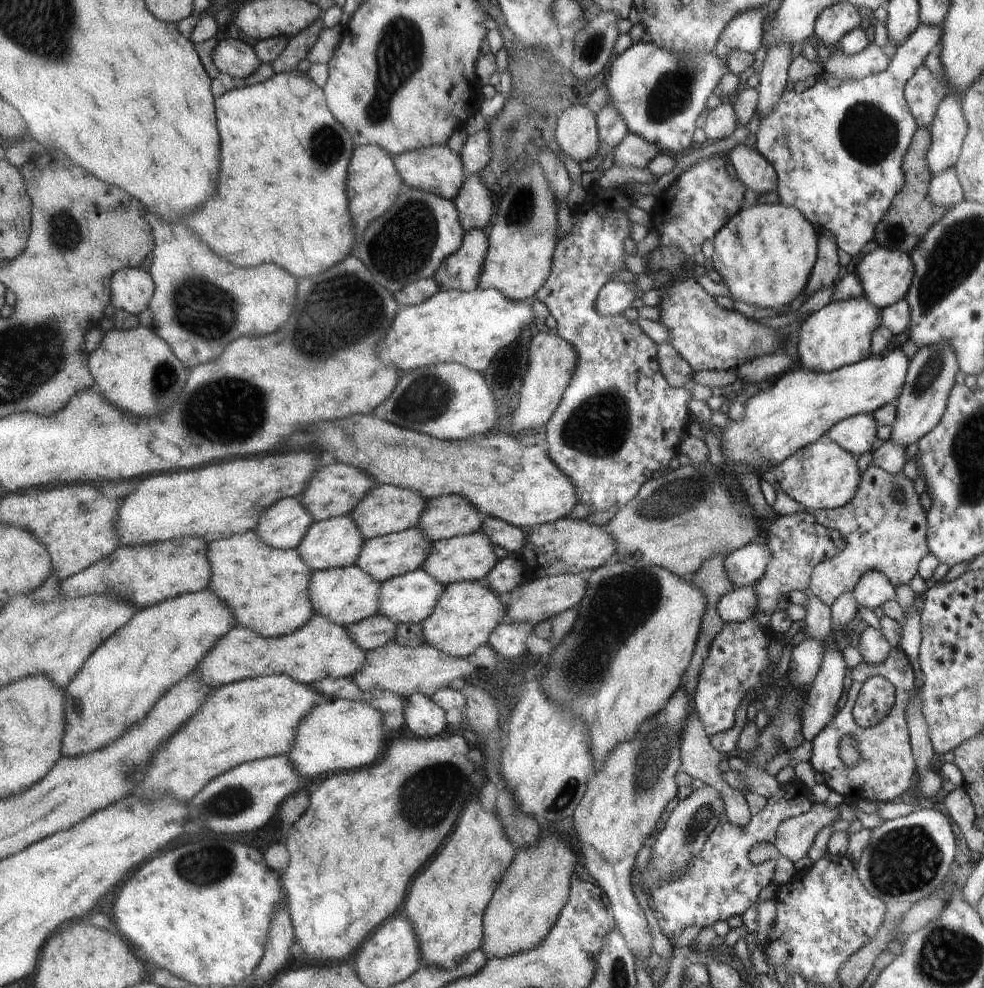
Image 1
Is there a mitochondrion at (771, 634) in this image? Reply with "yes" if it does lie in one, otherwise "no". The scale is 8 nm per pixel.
no

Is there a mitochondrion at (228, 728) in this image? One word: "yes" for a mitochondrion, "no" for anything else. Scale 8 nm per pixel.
no

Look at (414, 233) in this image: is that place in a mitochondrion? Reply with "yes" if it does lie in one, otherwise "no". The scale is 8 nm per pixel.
yes

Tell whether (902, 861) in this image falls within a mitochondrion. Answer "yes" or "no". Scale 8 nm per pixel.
yes

